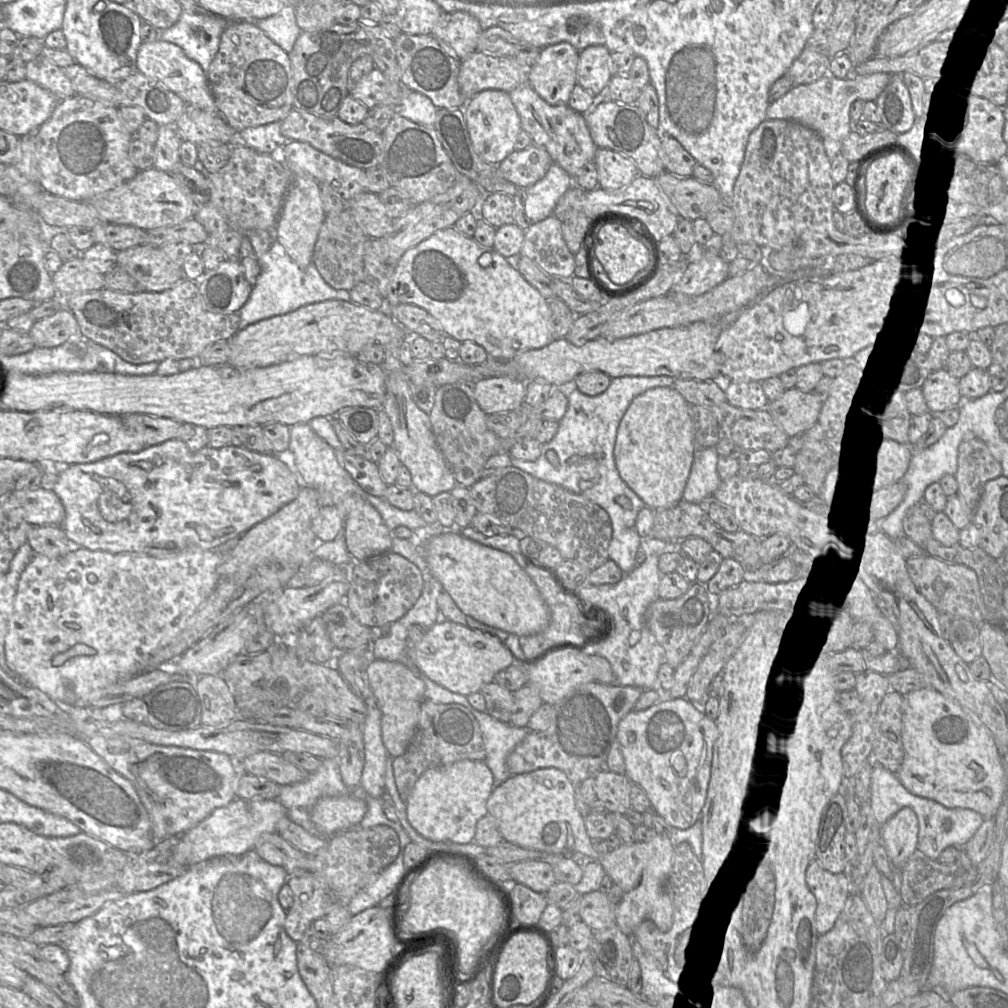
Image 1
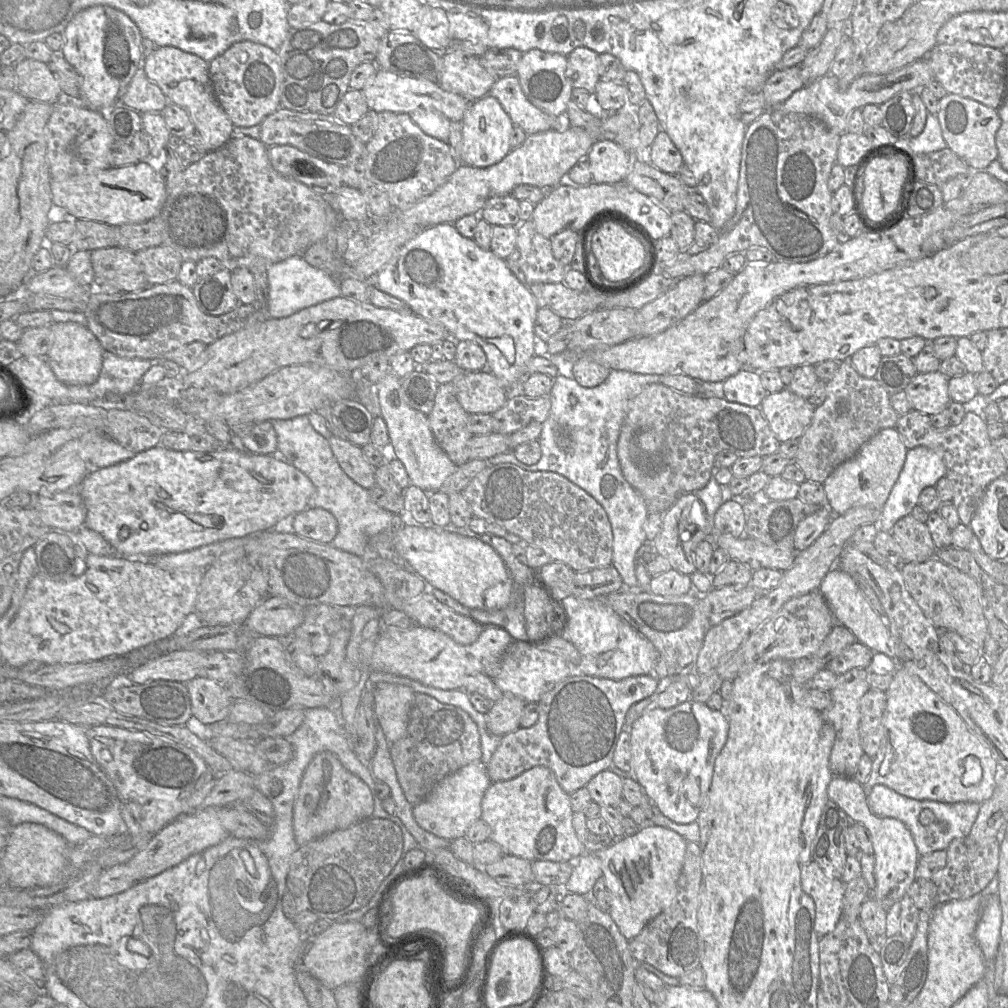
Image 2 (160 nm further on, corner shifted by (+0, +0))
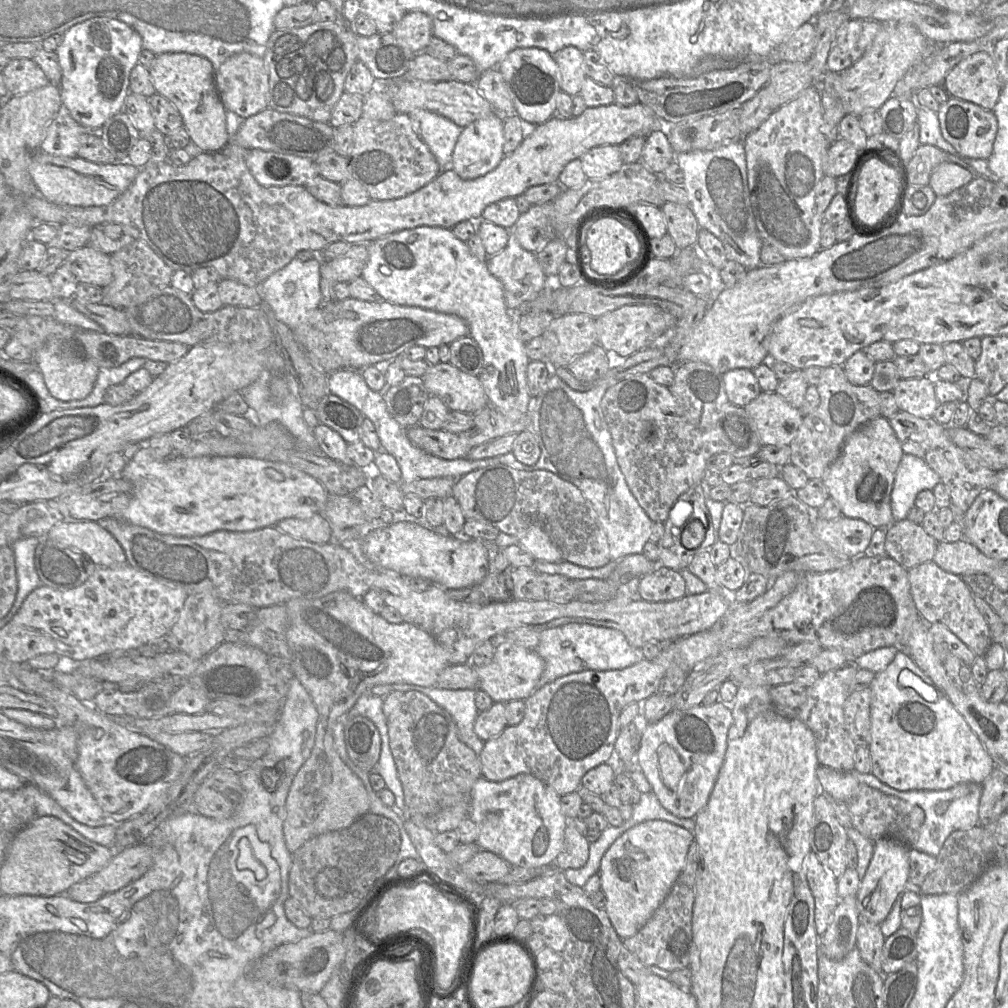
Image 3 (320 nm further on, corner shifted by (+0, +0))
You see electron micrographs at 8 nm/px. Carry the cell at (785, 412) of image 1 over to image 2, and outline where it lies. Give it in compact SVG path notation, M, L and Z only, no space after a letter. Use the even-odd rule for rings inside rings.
M787 387L778 393L767 394L759 408L780 443L799 439L811 424L816 409Z

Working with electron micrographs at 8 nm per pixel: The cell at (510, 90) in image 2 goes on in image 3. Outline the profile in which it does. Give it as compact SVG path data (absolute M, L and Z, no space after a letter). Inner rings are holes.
M492 68L483 72L475 85L494 110L503 117L503 121L505 117L516 114L513 101L498 69Z

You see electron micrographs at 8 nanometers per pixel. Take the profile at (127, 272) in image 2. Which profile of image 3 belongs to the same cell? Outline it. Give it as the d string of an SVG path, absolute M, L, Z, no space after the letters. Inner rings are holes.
M89 245L69 252L66 263L79 283L105 287L113 280L110 255Z

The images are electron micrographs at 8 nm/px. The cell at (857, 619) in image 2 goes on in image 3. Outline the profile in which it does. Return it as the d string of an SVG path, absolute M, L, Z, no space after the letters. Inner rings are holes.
M899 649L893 661L883 671L876 673L869 688L871 690L871 743L868 747L872 763L871 773L873 773L881 782L900 791L946 790L964 782L973 782L982 785L991 774L995 768L995 764L977 735L970 728L965 718L954 707L949 698L933 684L931 679L917 666L907 651Z

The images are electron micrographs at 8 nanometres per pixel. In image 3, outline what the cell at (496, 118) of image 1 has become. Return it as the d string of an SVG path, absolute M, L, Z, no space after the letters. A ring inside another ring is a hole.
M496 111L485 118L476 120L462 129L455 145L451 169L464 180L482 177L494 170L503 159L504 121Z

